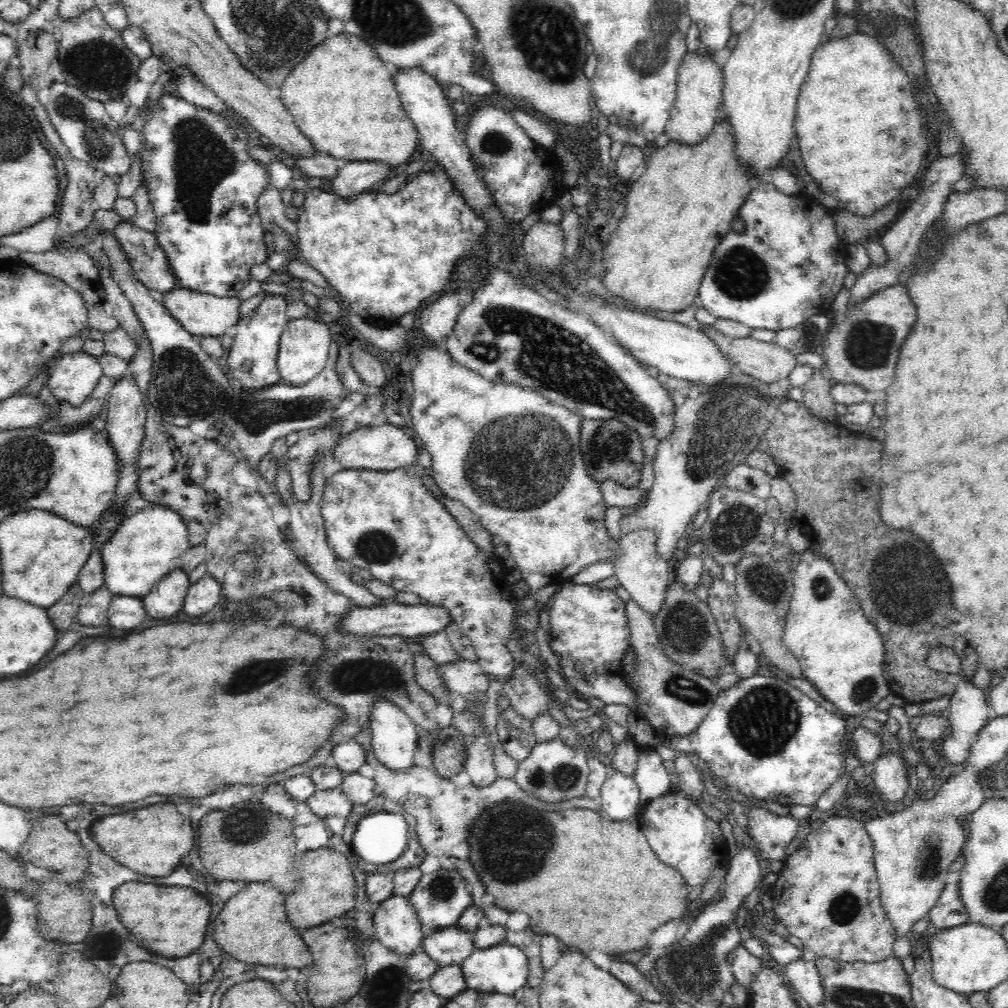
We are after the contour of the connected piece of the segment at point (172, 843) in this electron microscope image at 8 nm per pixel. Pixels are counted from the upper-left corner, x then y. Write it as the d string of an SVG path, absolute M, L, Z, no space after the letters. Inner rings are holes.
M172 802L152 804L146 808L130 810L126 814L106 816L92 824L90 838L102 846L102 850L118 864L148 876L166 876L170 874L182 860L182 856L190 850L192 844L192 828L190 820L180 816ZM142 824L142 826L140 826Z

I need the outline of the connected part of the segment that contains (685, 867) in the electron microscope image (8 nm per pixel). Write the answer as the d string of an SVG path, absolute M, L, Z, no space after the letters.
M670 791L651 800L644 806L638 823L652 852L666 866L675 868L690 888L702 888L710 880L716 866L727 857L719 837L718 824L706 817L700 808L690 803L684 795Z

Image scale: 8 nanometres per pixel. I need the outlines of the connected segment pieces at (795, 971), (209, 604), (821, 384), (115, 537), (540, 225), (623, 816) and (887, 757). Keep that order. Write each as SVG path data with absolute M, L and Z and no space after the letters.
M796 958L786 964L784 974L790 984L794 986L794 990L808 1002L810 1007L822 1004L824 988L813 960L806 962L803 958Z
M207 573L195 583L191 583L182 612L190 618L202 618L220 602L222 588L214 577Z
M813 368L810 380L803 386L803 402L820 419L832 421L835 417L835 402L829 395L832 382L826 376L824 369Z
M162 505L142 509L127 517L101 550L103 586L114 596L143 598L170 572L181 568L182 555L190 548L187 524L173 510Z
M539 219L528 228L522 241L528 268L558 270L558 264L565 256L564 244L566 239L560 224Z
M620 771L610 772L601 790L602 813L613 821L626 821L638 808L639 786L633 775Z
M880 753L874 764L874 787L882 794L882 800L892 802L888 809L899 807L908 790L906 769L897 757L891 753Z

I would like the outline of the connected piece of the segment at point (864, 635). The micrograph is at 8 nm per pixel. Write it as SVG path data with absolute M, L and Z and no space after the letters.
M810 547L806 548L800 554L795 555L794 559L795 561L793 562L790 570L793 577L794 594L792 594L792 597L790 598L790 604L788 604L788 610L786 611L784 622L785 627L781 641L793 654L793 656L797 658L804 678L818 688L818 691L822 694L822 696L824 696L825 700L828 700L828 702L832 702L832 704L836 705L836 708L838 708L838 713L843 715L848 720L851 720L852 716L855 716L856 722L863 714L866 714L866 712L870 710L874 704L880 702L880 700L884 700L884 698L886 698L889 694L889 684L886 682L885 676L883 675L885 654L883 640L881 639L878 630L876 630L875 625L870 624L870 621L865 617L865 614L862 614L854 592L852 592L849 585L846 584L846 581L842 579L840 574L836 572L836 567L834 567L834 563L832 563L832 561L826 559L826 557L823 557L818 553L814 553Z

